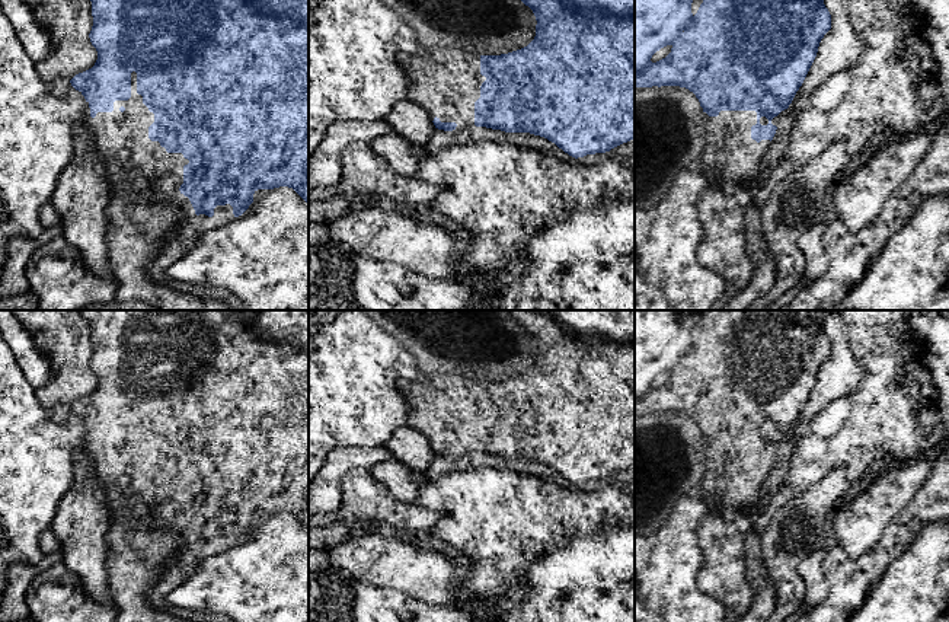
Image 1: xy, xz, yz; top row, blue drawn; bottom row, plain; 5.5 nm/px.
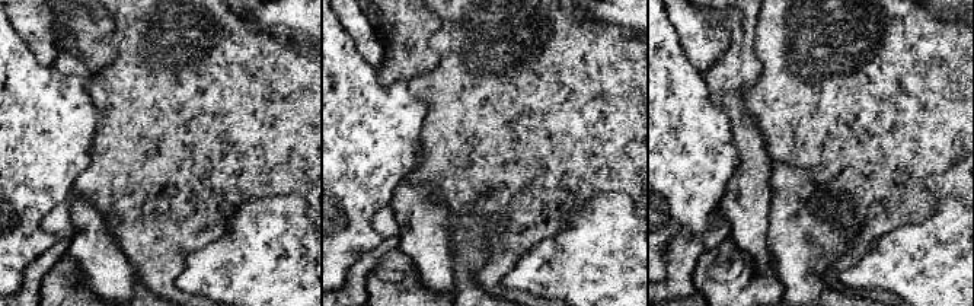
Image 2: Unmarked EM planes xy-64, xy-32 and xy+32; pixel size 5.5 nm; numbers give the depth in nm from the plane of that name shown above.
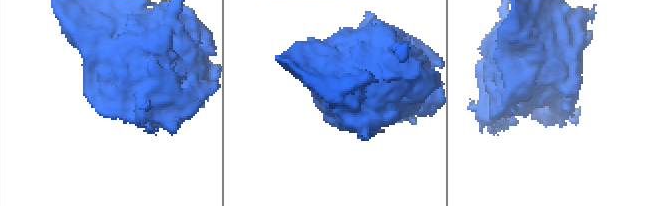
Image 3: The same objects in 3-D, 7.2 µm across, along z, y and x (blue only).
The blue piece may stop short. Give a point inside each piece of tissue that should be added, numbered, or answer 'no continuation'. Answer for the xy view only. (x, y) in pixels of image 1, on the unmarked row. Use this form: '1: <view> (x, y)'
1: xy (121, 465)

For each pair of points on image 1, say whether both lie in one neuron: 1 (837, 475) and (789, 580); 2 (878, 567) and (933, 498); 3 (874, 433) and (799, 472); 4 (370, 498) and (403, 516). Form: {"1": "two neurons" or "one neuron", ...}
{"1": "one neuron", "2": "one neuron", "3": "one neuron", "4": "one neuron"}

